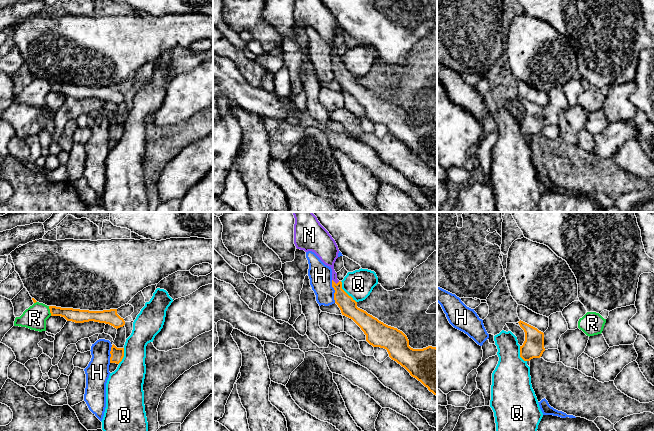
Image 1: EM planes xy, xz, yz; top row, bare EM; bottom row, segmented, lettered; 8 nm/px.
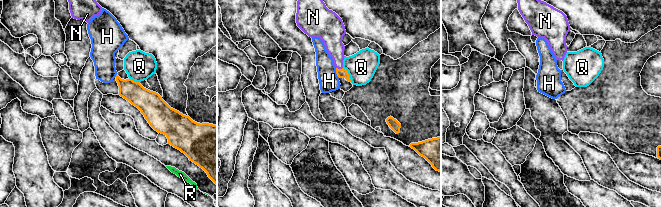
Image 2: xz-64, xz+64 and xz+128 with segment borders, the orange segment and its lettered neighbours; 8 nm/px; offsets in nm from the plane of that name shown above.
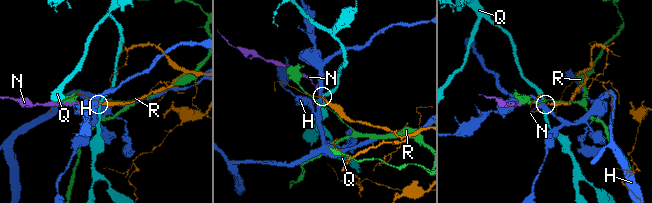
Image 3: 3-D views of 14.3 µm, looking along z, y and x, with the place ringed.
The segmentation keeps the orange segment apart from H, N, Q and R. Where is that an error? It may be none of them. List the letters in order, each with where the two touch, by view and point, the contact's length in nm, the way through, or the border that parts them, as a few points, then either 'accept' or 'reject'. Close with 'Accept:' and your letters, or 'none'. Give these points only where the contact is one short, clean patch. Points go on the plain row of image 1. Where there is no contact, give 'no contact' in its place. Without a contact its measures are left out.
H: xz (335, 67) | 190 nm | reject
N: xz (335, 59) | 70 nm | across xz (348, 82), (341, 74), (335, 59), (328, 29) | accept
Q: xz (345, 68) | 220 nm | along xz (340, 57), (341, 63), (356, 78) | reject
R: xy (50, 87) | 80 nm | reject
Accept: N

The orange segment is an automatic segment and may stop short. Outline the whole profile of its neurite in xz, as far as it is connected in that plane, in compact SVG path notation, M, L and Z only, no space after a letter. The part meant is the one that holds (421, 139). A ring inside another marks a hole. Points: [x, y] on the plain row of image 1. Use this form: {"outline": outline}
{"outline": "M294 0L294 20L297 25L314 28L332 45L335 79L342 91L352 95L361 104L366 117L373 123L386 125L392 136L437 172L437 124L411 124L402 107L384 100L357 83L357 78L342 65L342 58L337 55L334 39L339 25L329 8L321 0Z"}

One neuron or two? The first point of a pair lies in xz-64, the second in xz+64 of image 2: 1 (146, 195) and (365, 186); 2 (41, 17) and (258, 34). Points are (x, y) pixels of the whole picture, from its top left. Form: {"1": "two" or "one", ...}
{"1": "one", "2": "one"}

